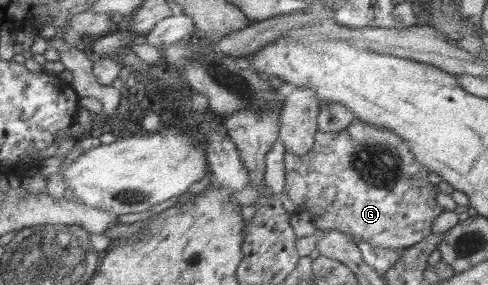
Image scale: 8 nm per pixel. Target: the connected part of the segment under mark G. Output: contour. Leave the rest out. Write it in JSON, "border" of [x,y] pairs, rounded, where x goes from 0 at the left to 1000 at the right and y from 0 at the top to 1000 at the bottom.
{"border":[[[727,411],[699,463],[648,470],[648,505],[621,547],[584,526],[582,537],[584,677],[637,758],[650,751],[652,811],[691,807],[723,821],[725,846],[744,842],[762,863],[830,877],[869,842],[883,818],[883,786],[904,730],[891,716],[889,646],[875,639],[875,593],[852,565],[836,523],[830,488],[797,453],[783,453]]]}

